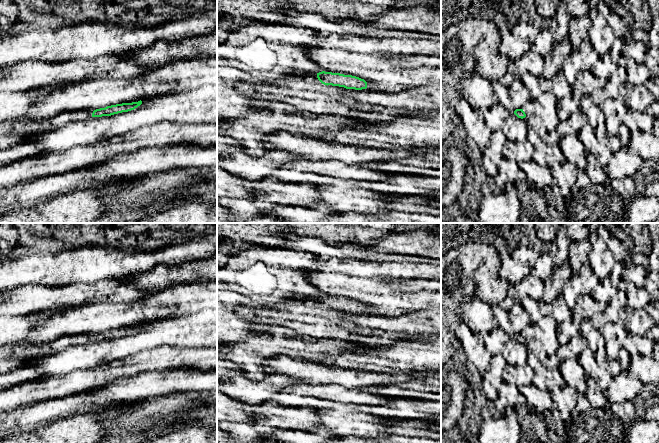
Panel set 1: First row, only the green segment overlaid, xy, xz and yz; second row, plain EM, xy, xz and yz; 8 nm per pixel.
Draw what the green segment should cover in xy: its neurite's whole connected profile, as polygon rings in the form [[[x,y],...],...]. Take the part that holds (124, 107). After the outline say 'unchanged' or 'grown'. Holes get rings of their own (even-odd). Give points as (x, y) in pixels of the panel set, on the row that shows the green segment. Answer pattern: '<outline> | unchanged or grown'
[[[140,100],[138,102],[122,103],[122,104],[107,106],[105,108],[94,110],[92,113],[92,117],[111,116],[114,114],[122,113],[122,112],[128,112],[128,111],[134,110],[141,104],[142,104],[142,101]]] | unchanged

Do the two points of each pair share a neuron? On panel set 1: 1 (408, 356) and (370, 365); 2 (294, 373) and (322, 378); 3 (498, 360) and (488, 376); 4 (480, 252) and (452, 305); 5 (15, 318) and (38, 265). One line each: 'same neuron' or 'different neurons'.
1: same neuron
2: same neuron
3: same neuron
4: same neuron
5: different neurons

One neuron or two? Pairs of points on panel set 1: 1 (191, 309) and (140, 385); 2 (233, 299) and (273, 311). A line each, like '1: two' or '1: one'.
1: two
2: one

